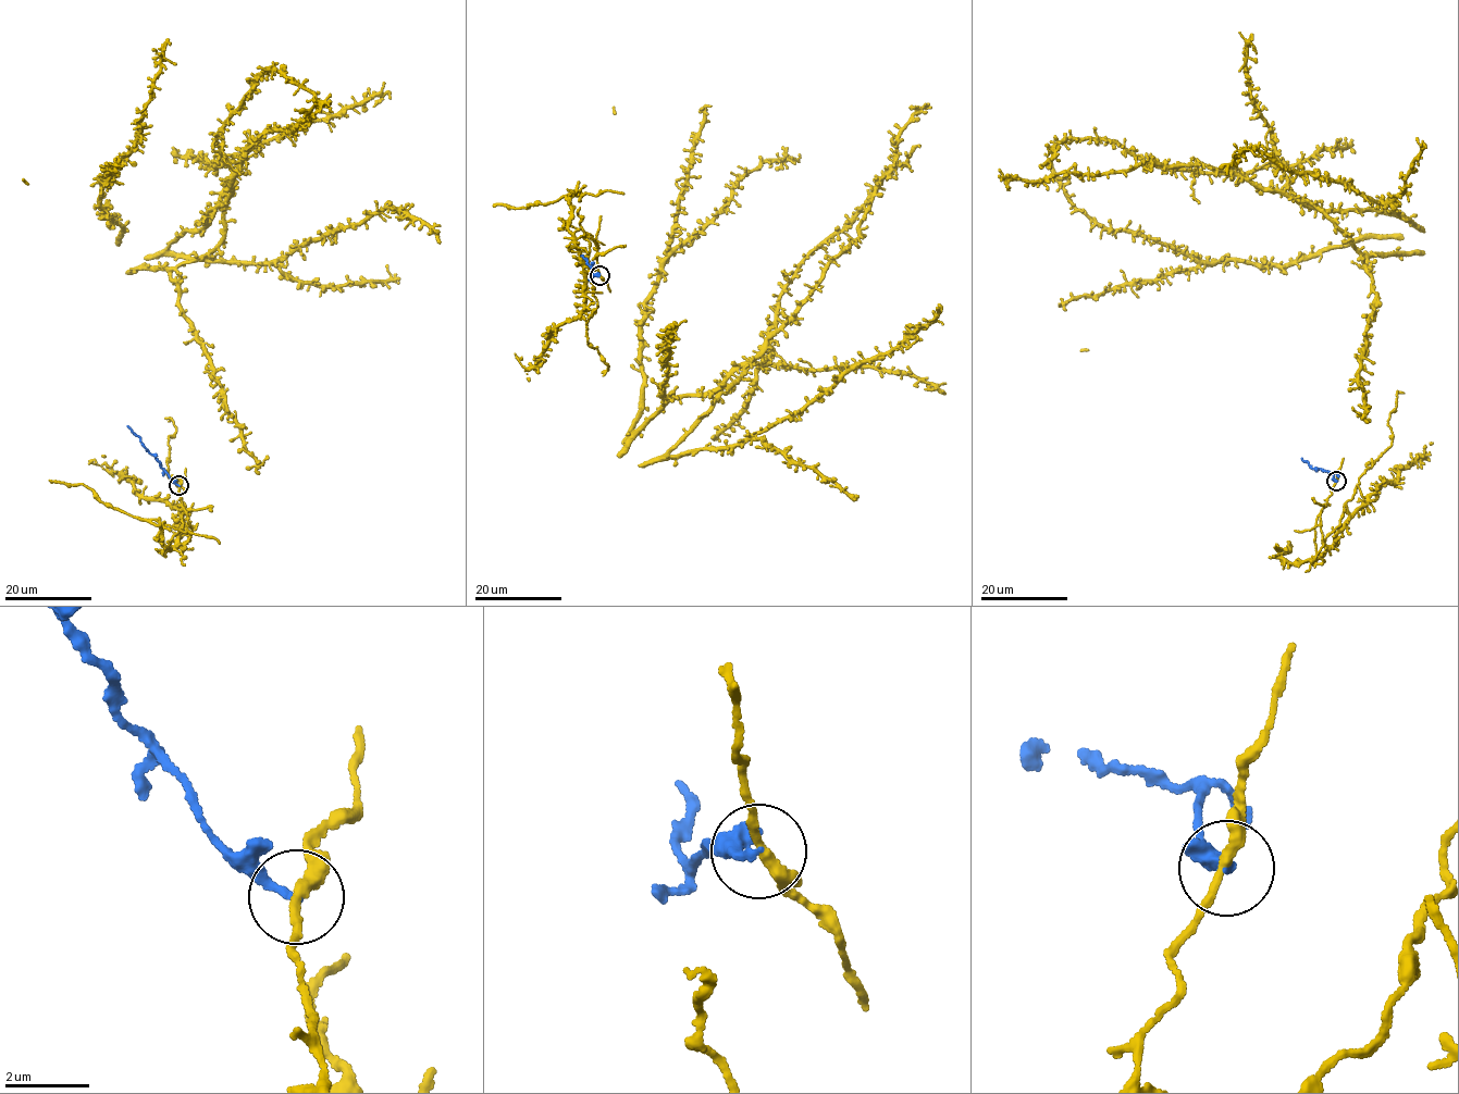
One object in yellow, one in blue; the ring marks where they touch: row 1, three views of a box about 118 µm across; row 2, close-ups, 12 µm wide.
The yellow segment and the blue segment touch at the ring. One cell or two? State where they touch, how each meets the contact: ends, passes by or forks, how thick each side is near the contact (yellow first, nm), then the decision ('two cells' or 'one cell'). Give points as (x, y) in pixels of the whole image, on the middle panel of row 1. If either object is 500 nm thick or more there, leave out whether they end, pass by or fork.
(600, 275) | yellow passes by | blue ends | 240/170 nm | two cells

